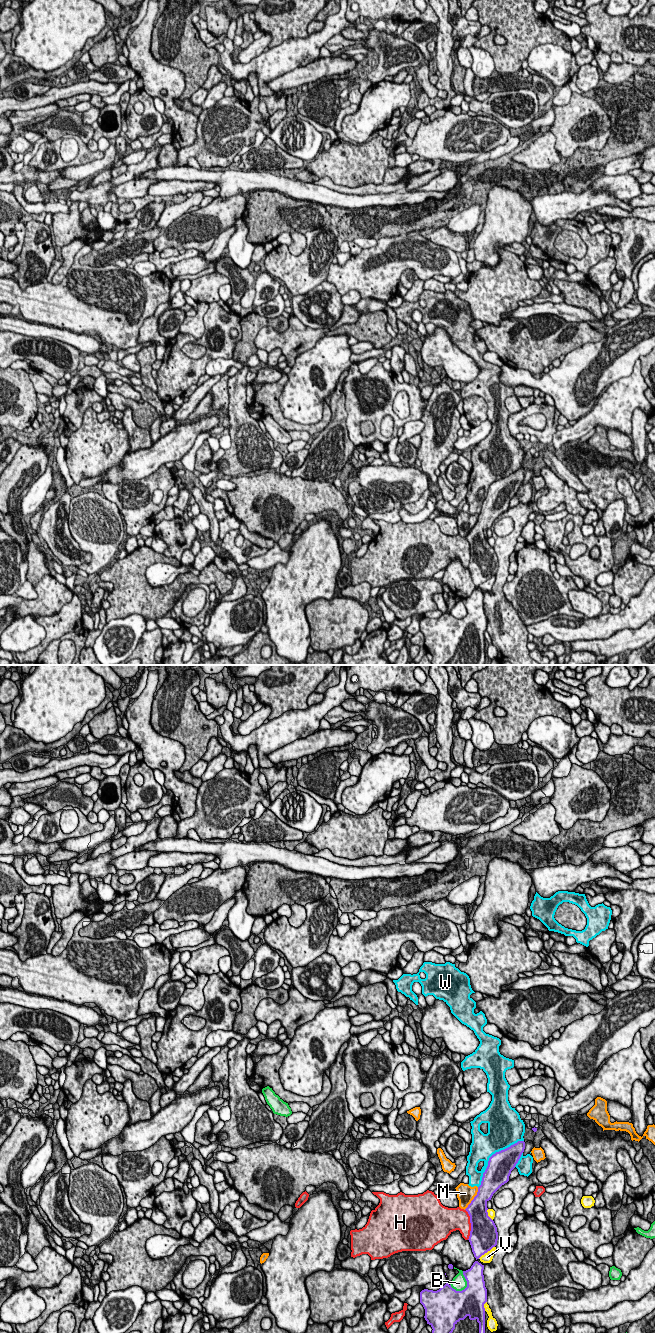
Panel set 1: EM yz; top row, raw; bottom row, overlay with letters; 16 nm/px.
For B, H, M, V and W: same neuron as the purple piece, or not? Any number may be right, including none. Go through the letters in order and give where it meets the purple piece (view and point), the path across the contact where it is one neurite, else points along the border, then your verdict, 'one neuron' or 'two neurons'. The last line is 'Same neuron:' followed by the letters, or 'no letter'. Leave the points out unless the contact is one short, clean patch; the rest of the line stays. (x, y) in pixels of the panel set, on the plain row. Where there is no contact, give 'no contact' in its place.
B: contact yz (467, 612); two neurons
H: contact yz (471, 552); two neurons
M: contact yz (474, 526); two neurons
V: contact yz (486, 580); two neurons
W: contact yz (491, 484); two neurons
Same neuron: no letter

